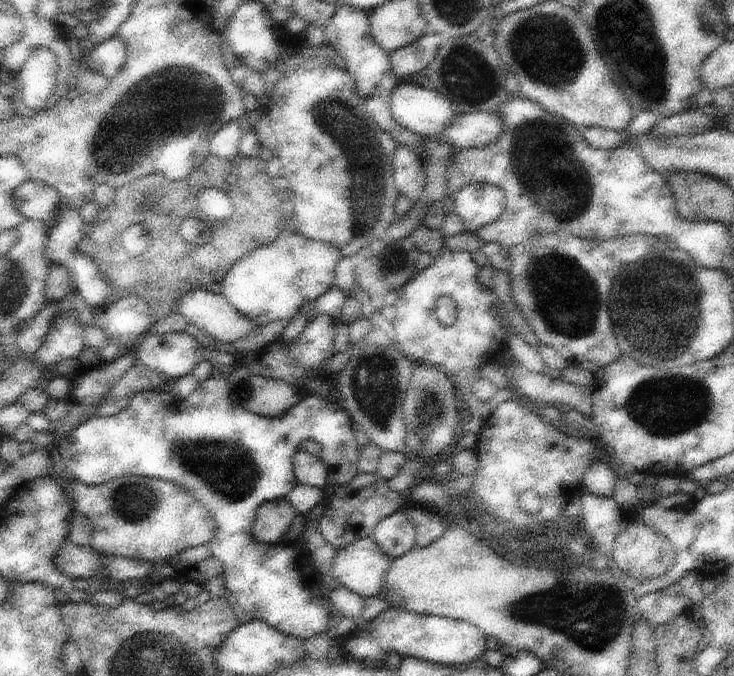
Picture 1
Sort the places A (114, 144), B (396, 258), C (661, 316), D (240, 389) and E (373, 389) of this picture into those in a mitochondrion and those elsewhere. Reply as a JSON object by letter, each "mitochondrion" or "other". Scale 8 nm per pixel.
{"A":"mitochondrion","B":"mitochondrion","C":"mitochondrion","D":"other","E":"mitochondrion"}

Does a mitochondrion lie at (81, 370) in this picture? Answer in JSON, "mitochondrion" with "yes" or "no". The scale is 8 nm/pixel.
{"mitochondrion":"no"}

